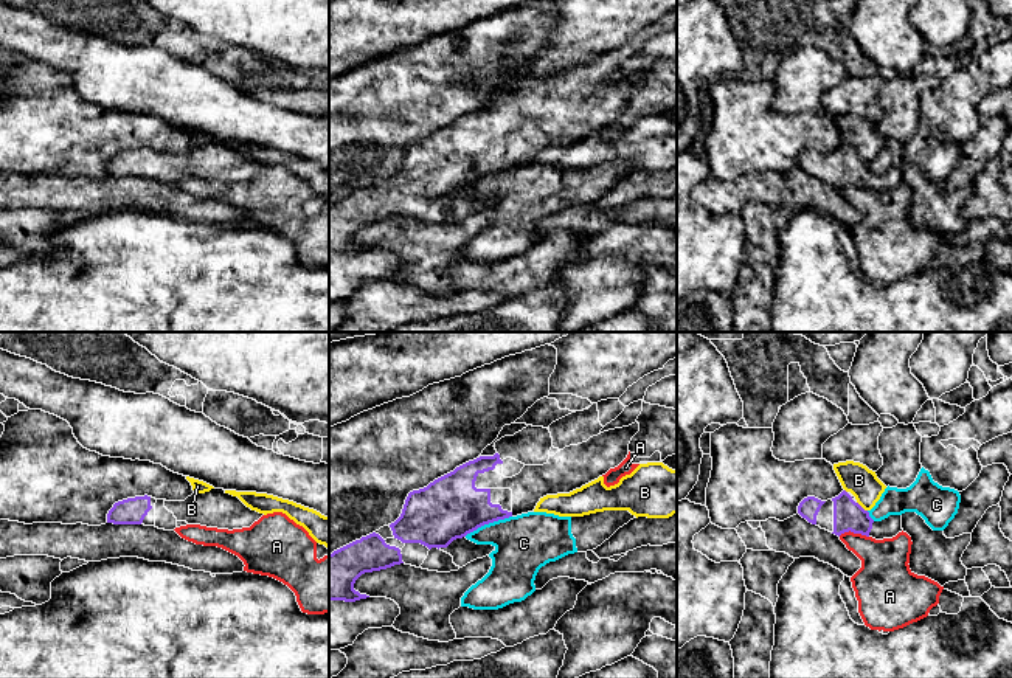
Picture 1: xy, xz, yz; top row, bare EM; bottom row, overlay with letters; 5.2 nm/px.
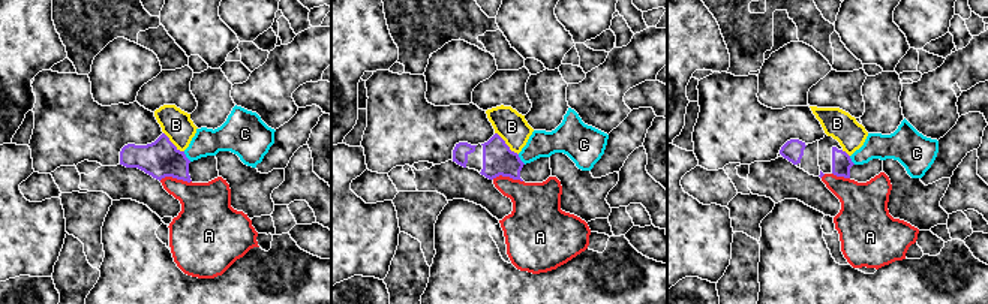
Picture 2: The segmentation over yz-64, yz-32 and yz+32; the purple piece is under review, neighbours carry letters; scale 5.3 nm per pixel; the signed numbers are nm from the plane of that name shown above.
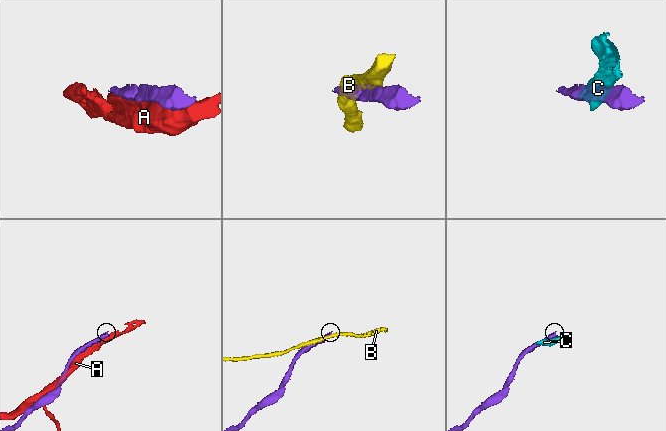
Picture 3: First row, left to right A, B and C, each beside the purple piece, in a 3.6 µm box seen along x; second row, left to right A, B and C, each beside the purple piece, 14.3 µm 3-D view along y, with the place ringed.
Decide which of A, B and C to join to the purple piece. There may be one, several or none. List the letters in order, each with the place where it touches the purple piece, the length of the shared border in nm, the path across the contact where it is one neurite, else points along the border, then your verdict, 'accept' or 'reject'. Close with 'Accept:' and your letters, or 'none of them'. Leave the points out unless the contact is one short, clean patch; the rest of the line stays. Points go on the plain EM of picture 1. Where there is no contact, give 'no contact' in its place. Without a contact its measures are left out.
A: yz (854, 185) | 160 nm | reject
B: yz (860, 159) | 80 nm | reject
C: xz (488, 176) | 260 nm | along xz (511, 168), (485, 176), (464, 188) | reject
Accept: none of them

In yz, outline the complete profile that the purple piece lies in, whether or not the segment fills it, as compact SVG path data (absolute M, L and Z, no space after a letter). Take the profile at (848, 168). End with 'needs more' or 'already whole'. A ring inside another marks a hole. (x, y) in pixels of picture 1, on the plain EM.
M846 143L827 154L807 149L799 155L798 166L809 175L838 189L851 183L854 186L883 192L892 191L903 183L902 168L889 168L882 174L874 174L869 164L855 155Z; needs more

